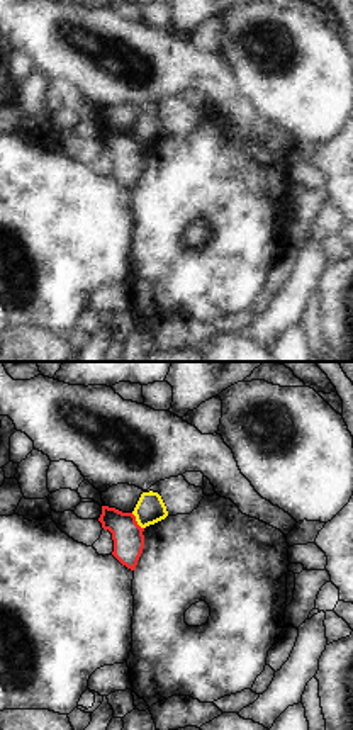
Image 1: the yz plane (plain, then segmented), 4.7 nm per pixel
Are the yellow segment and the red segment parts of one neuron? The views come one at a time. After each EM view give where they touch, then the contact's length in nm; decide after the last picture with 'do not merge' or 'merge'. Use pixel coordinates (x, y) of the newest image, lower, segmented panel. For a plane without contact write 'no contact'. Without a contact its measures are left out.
contact (136, 520); length 100 nm

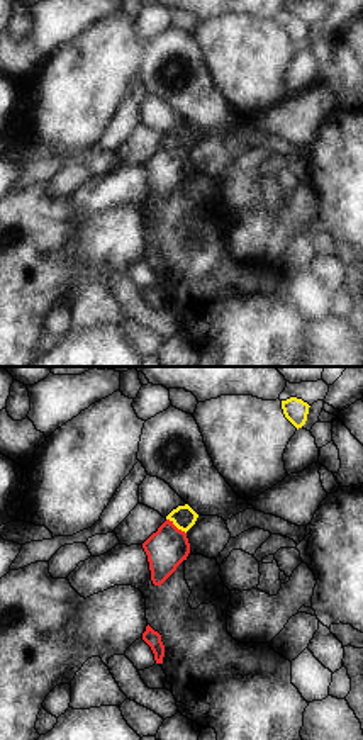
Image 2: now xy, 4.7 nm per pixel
contact (177, 526); length 120 nm

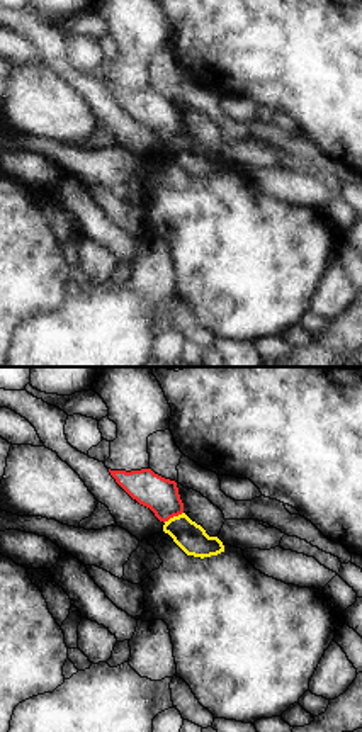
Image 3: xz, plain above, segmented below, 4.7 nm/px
contact (174, 517); length 110 nm

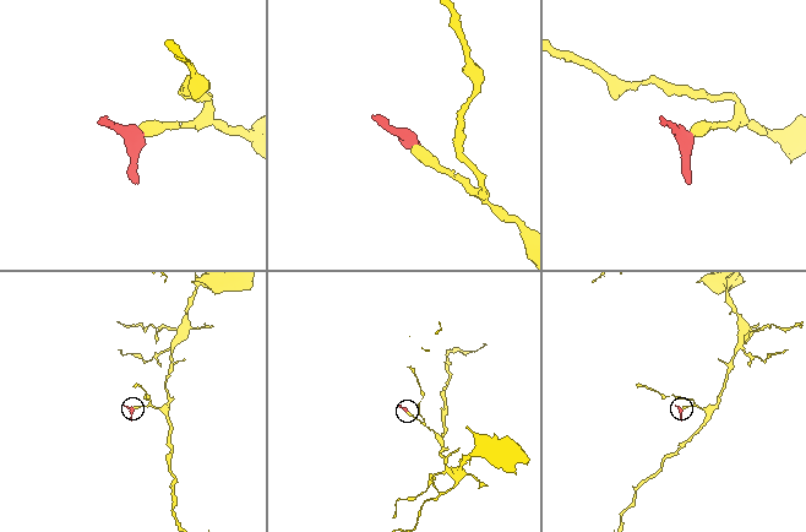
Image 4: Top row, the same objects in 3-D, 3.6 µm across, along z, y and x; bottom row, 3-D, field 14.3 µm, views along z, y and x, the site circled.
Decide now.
do not merge

